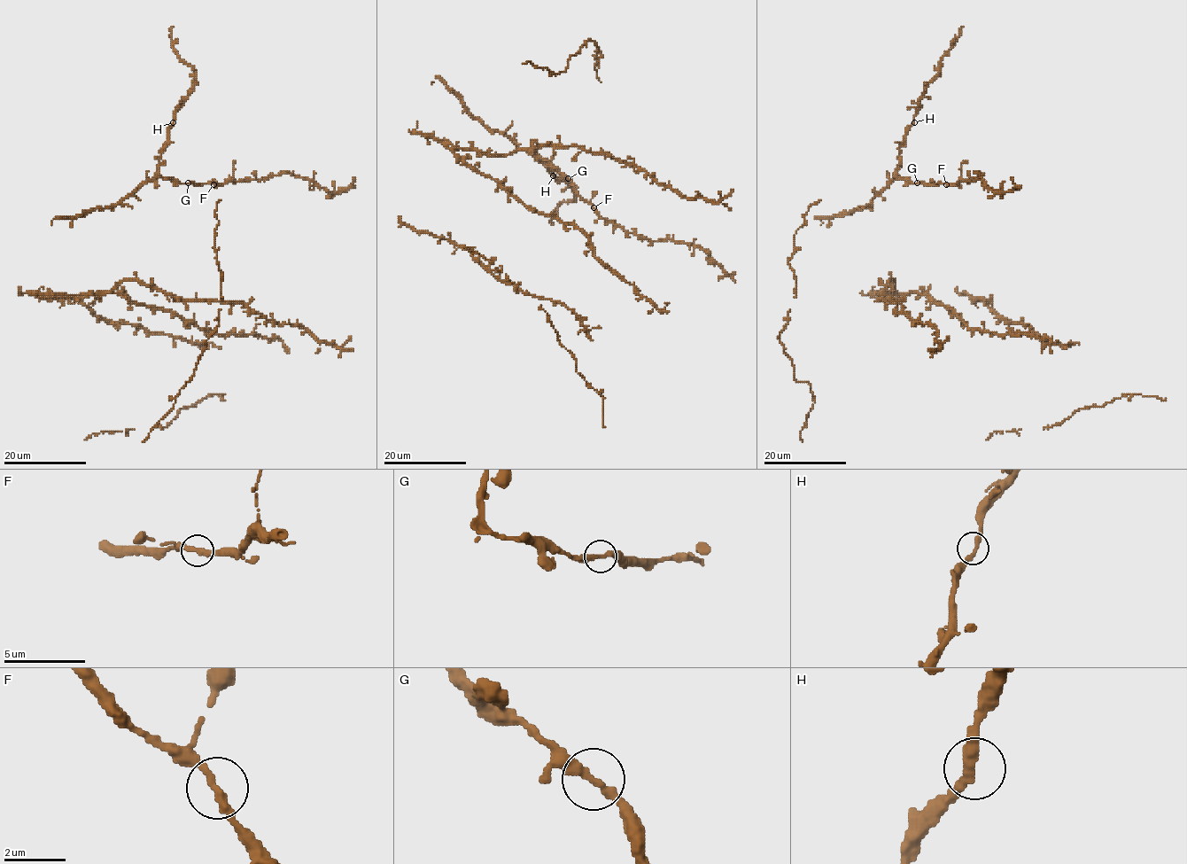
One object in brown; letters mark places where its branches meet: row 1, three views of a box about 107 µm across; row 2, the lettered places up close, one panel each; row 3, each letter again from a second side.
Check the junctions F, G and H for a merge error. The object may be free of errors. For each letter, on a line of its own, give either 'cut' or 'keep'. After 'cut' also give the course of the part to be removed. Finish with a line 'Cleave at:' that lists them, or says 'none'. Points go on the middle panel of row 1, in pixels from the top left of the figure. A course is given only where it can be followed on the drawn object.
F: keep
G: keep
H: keep
Cleave at: none

